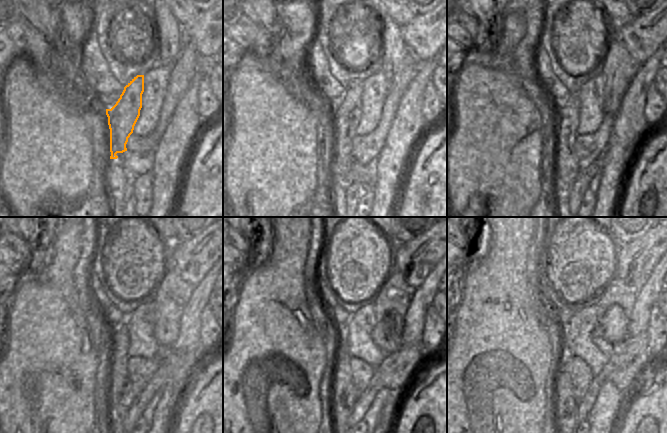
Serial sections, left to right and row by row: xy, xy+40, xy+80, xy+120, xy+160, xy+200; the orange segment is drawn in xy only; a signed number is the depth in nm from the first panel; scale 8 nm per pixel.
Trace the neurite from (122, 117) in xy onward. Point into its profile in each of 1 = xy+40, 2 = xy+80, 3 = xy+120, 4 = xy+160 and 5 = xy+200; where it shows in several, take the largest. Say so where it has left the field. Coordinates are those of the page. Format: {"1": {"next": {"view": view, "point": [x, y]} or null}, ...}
{"1": {"next": {"view": "xy+40", "point": [347, 112]}}, "2": {"next": {"view": "xy+80", "point": [566, 167]}}, "3": {"next": {"view": "xy+120", "point": [120, 395]}}, "4": {"next": {"view": "xy+160", "point": [343, 397]}}, "5": {"next": {"view": "xy+200", "point": [564, 412]}}}

